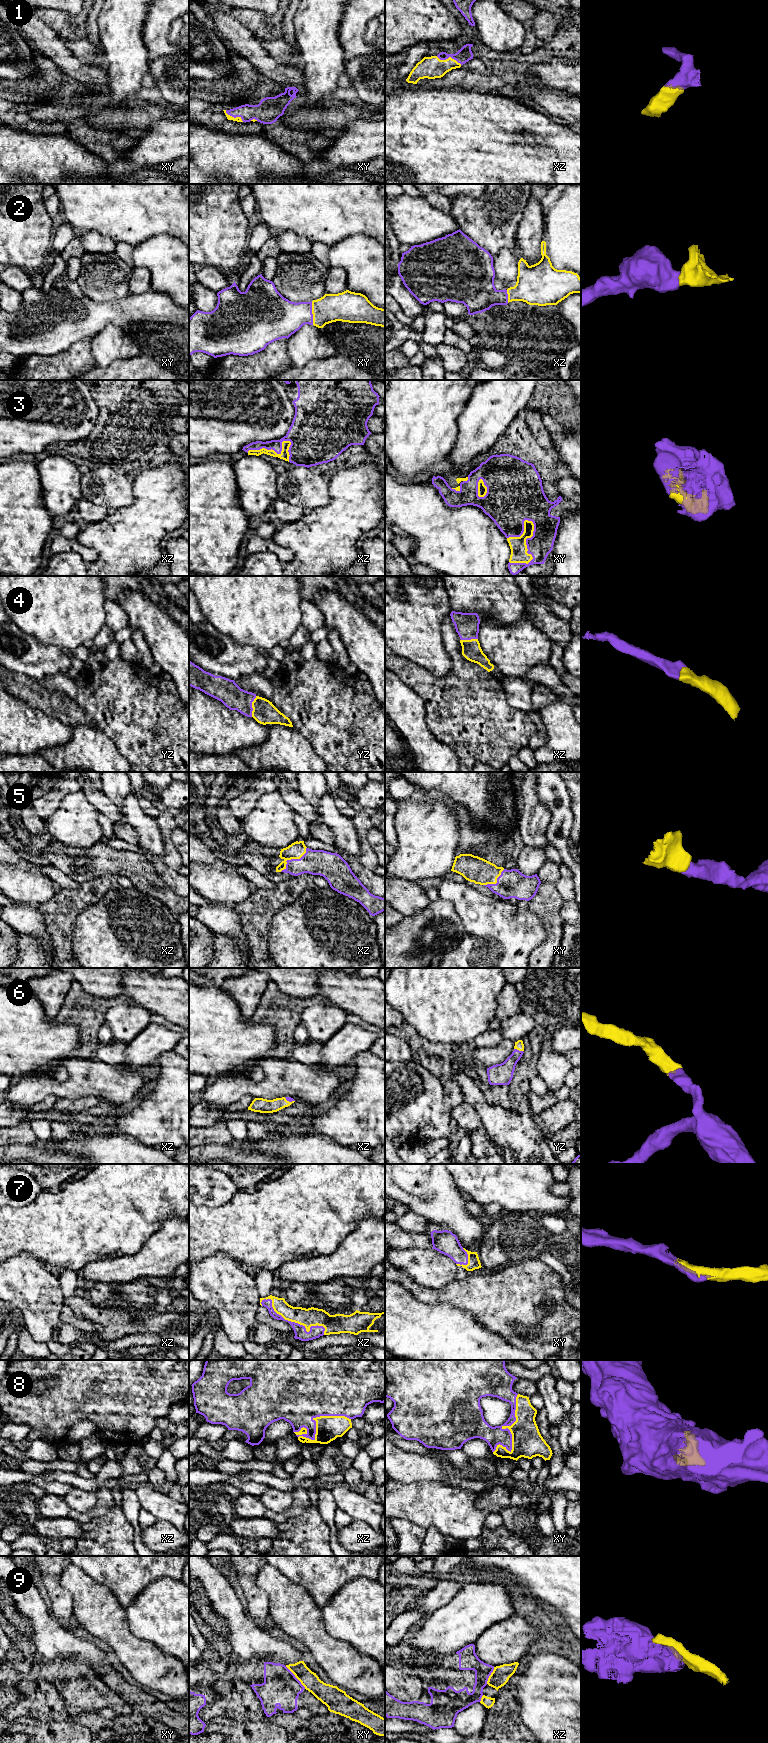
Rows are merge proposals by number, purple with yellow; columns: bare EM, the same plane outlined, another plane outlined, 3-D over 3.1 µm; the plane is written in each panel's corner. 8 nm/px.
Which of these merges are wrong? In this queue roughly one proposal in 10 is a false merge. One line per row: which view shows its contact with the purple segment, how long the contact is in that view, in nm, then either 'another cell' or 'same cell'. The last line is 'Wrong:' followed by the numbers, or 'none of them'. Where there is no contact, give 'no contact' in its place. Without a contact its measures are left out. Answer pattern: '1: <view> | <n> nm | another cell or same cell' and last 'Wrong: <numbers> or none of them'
1: xz | 220 nm | same cell
2: xy | 190 nm | same cell
3: xy | 400 nm | same cell
4: yz | 170 nm | same cell
5: xz | 300 nm | same cell
6: yz | 80 nm | same cell
7: xz | 600 nm | same cell
8: xz | 460 nm | same cell
9: xy | 240 nm | another cell
Wrong: 9

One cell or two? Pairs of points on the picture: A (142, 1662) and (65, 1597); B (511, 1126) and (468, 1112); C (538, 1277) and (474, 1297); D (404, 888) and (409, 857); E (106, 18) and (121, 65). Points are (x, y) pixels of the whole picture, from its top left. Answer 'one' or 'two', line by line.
A: two
B: two
C: one
D: two
E: one

